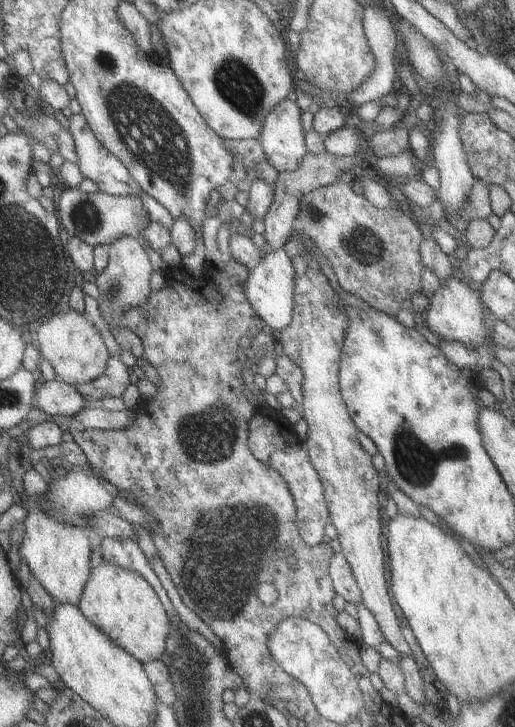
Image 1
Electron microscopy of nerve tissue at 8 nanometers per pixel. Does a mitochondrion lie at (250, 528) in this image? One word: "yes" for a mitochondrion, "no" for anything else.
yes

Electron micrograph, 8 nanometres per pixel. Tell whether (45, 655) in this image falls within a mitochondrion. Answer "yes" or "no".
no

